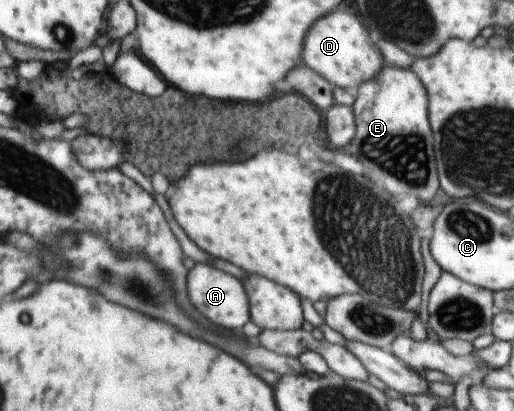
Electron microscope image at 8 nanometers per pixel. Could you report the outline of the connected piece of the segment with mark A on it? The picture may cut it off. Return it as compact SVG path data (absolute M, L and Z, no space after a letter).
M194 263L186 271L187 299L197 309L199 315L209 319L213 326L223 327L230 331L240 331L241 327L250 320L250 297L246 288L235 277L213 266Z

